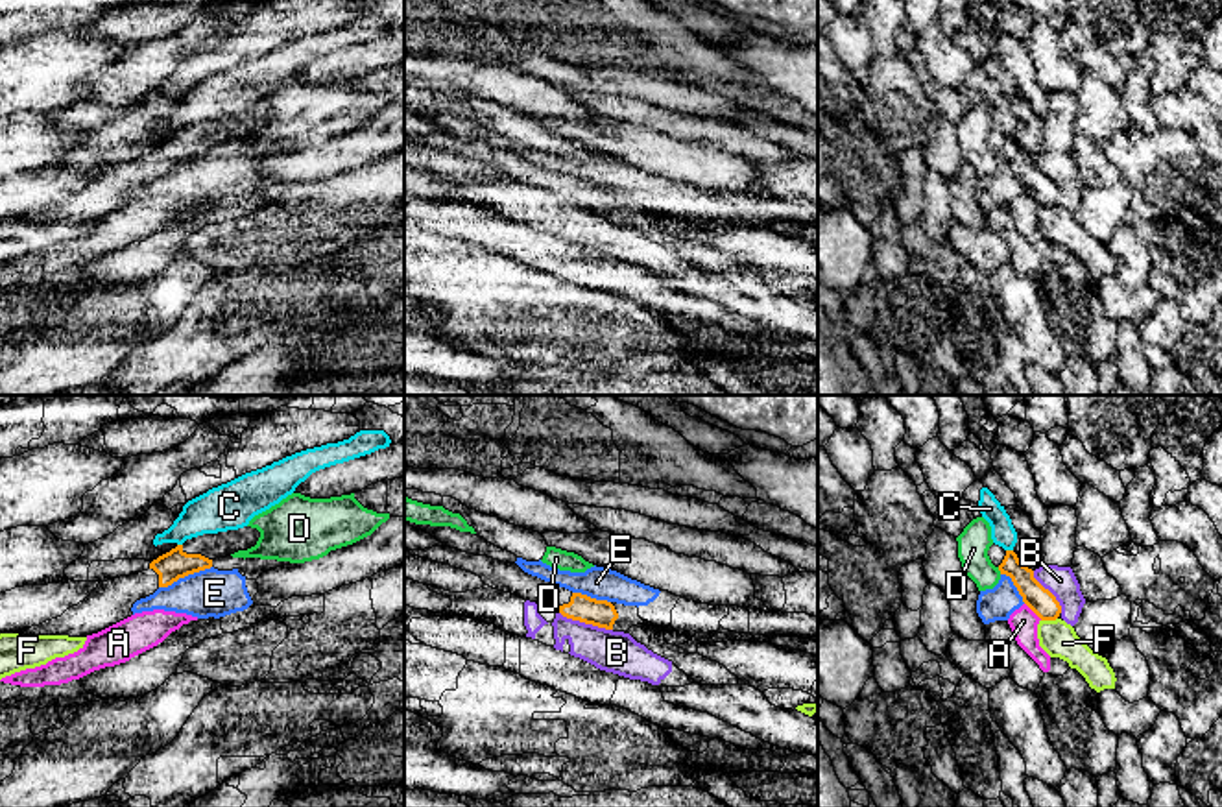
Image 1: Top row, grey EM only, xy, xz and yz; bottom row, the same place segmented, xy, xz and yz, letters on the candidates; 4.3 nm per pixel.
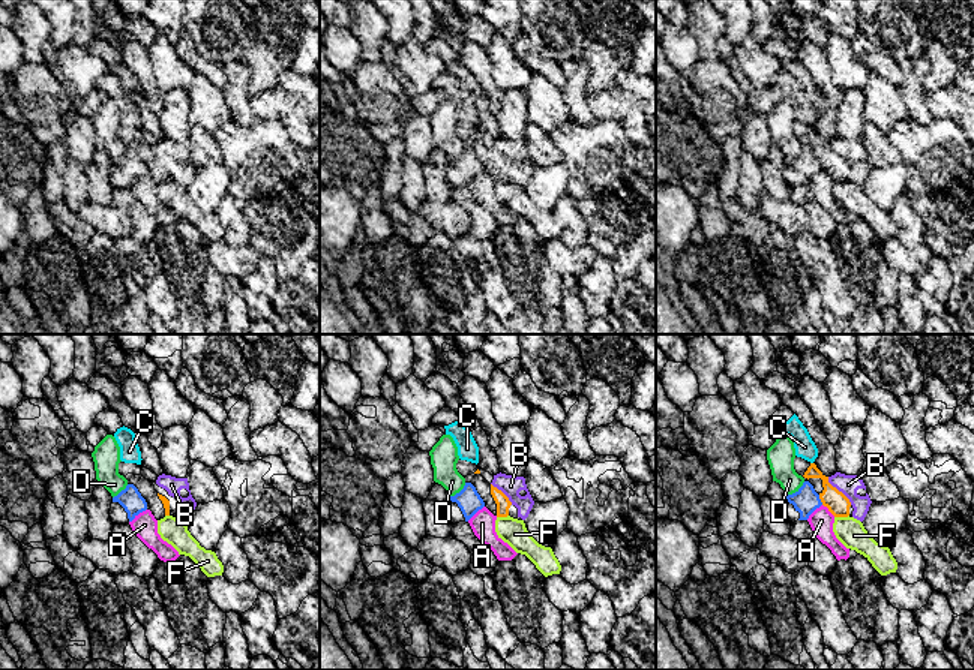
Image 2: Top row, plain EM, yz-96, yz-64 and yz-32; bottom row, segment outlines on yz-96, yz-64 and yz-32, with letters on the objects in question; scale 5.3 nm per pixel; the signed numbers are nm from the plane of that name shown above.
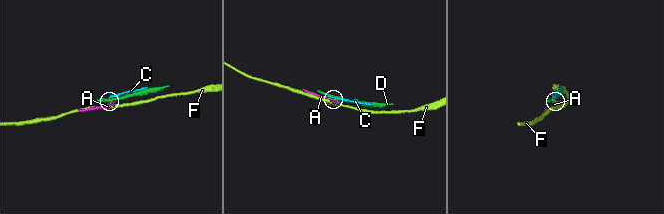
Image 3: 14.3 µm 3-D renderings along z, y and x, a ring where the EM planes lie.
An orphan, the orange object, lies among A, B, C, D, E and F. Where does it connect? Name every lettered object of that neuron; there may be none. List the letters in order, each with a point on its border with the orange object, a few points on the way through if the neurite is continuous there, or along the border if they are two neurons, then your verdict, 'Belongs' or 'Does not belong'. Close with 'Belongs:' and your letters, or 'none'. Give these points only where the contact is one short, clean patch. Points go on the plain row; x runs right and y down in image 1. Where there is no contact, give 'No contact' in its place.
A: Touches orange at yz (1034, 198). Boundary: yz (1025, 189), (1042, 205). Does not belong
B: Touches orange at xz (586, 209). Boundary: xz (558, 198), (611, 216). Does not belong
C: Touches orange at yz (1010, 137). Boundary: yz (1006, 135), (1012, 137). Does not belong
D: Touches orange at yz (999, 156). Boundary: yz (997, 154), (1001, 159). Does not belong
E: Touches orange at xy (185, 161). Boundary: xy (211, 152), (159, 174). Does not belong
F: Touches orange at yz (1049, 205). Boundary: yz (1056, 204), (1042, 207). Does not belong
Belongs: none

